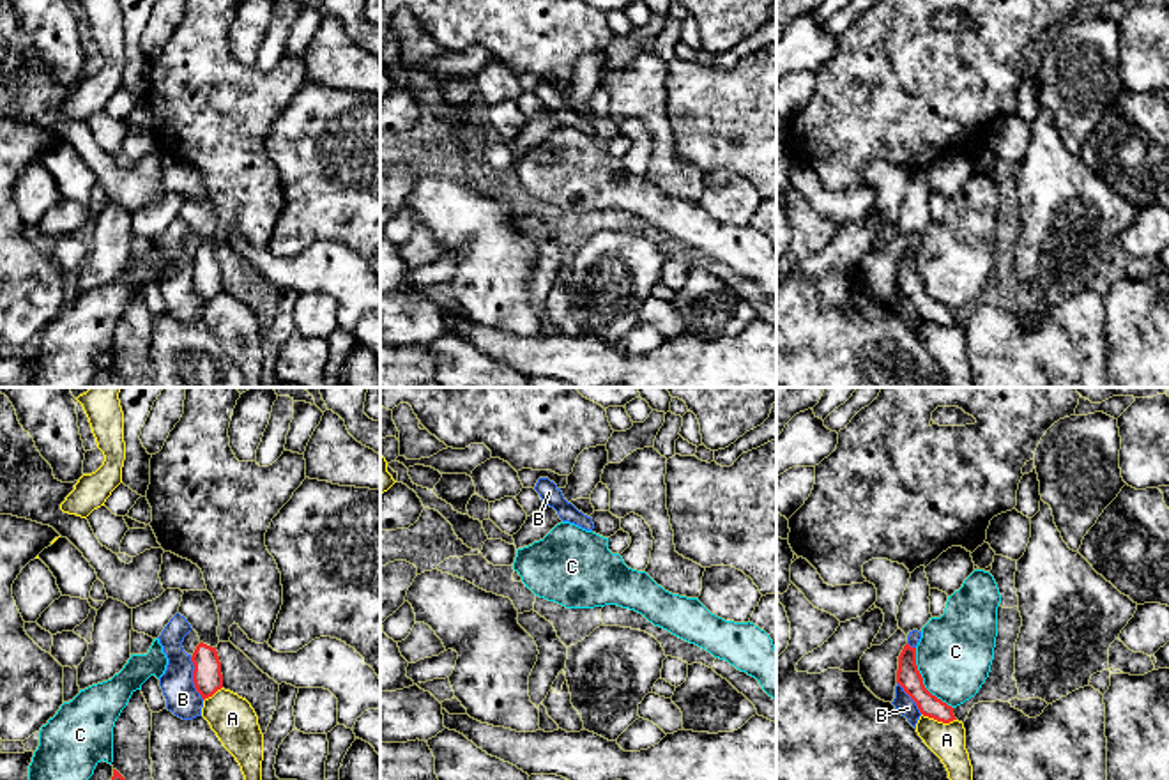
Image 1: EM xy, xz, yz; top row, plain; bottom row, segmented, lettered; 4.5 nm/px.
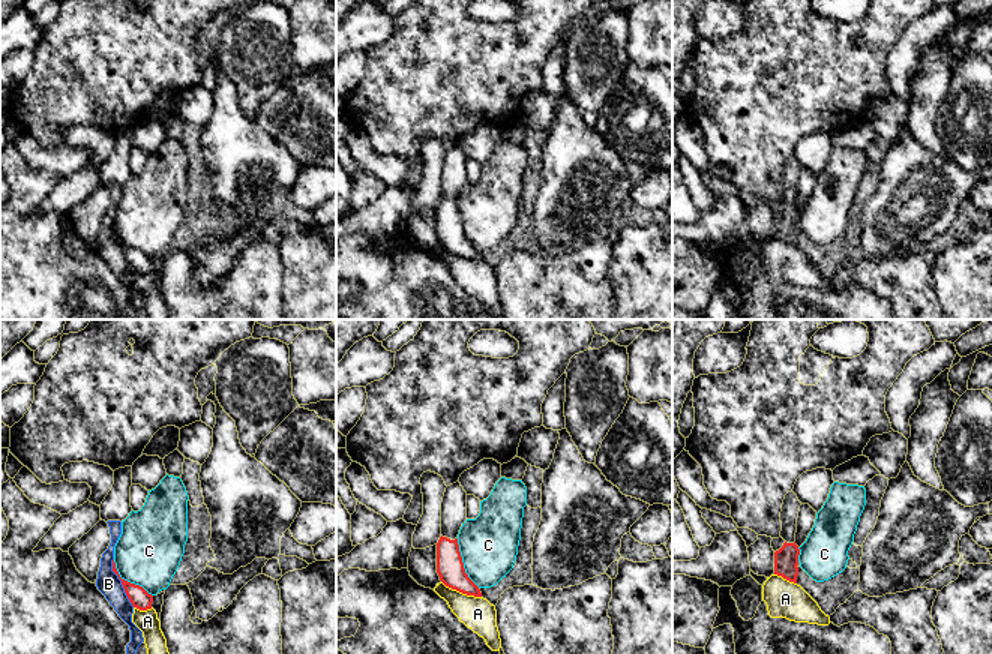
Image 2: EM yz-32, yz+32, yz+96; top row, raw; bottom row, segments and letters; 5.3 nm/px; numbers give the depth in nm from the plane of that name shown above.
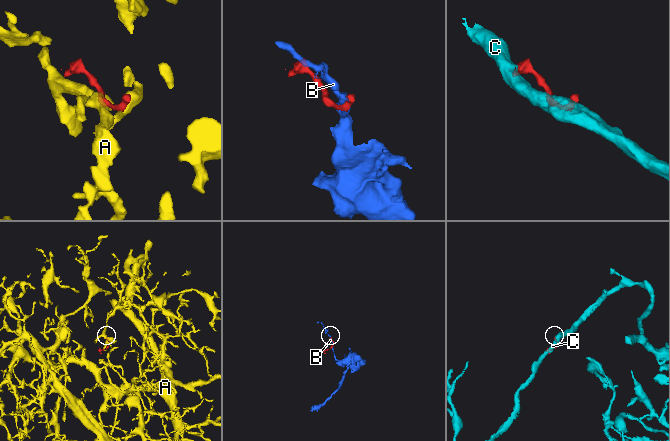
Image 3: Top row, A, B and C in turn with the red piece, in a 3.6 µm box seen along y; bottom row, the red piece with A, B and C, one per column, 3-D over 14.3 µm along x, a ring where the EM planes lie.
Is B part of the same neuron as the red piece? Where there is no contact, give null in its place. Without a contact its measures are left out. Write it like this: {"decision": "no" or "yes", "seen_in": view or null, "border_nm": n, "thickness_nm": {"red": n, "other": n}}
{"decision": "no", "seen_in": "xy", "border_nm": 220, "thickness_nm": {"red": 140, "other": 150}}

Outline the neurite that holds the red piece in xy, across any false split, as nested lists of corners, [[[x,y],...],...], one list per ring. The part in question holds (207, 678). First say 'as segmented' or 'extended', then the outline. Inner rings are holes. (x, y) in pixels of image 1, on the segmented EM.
extended; [[[207,589],[182,593],[179,614],[187,619],[191,628],[200,637],[200,644],[191,656],[195,665],[193,683],[196,692],[205,700],[223,688],[221,661],[216,651],[219,644],[219,614],[216,601]]]

